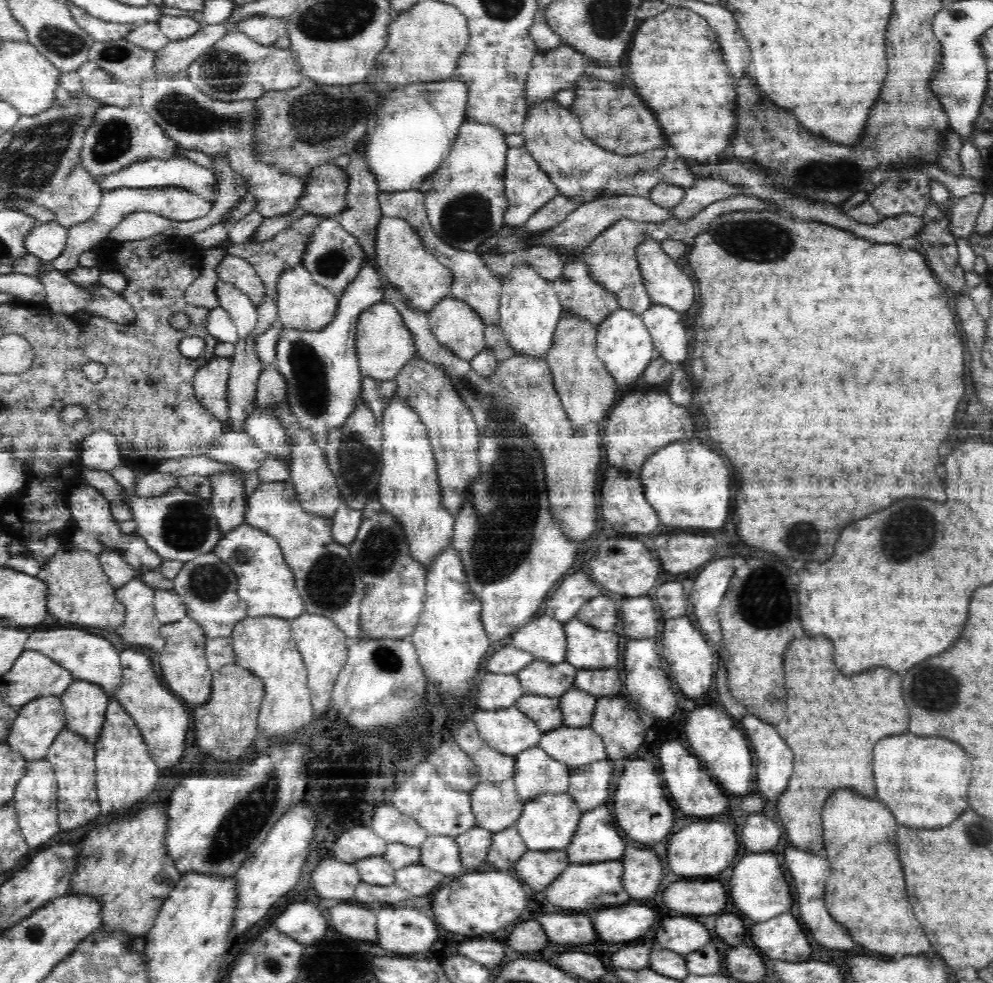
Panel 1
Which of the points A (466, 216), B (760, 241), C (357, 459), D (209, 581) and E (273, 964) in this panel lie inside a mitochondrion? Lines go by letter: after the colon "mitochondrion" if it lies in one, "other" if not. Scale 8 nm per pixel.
A: mitochondrion
B: mitochondrion
C: mitochondrion
D: mitochondrion
E: mitochondrion

